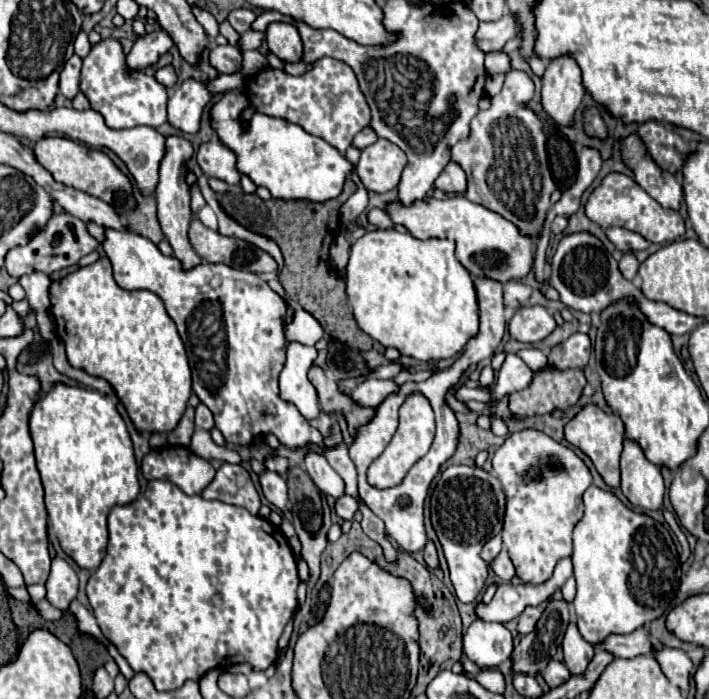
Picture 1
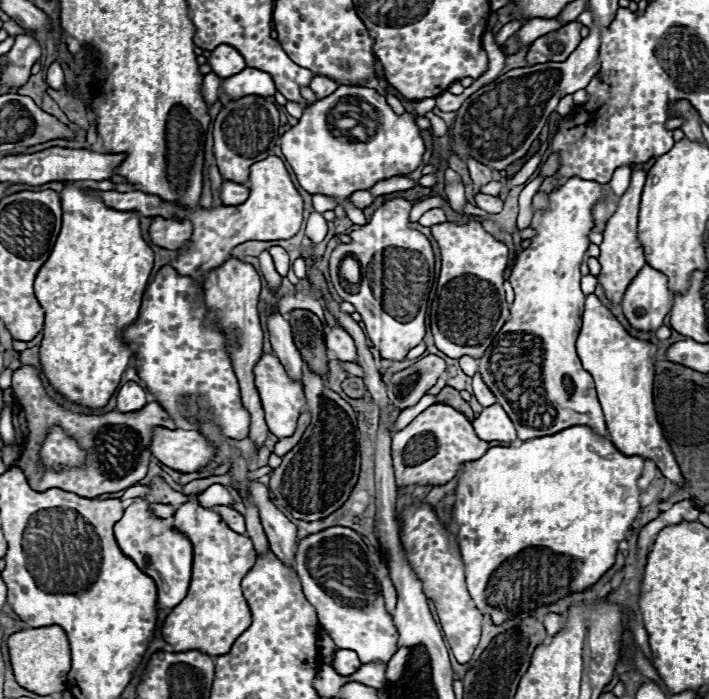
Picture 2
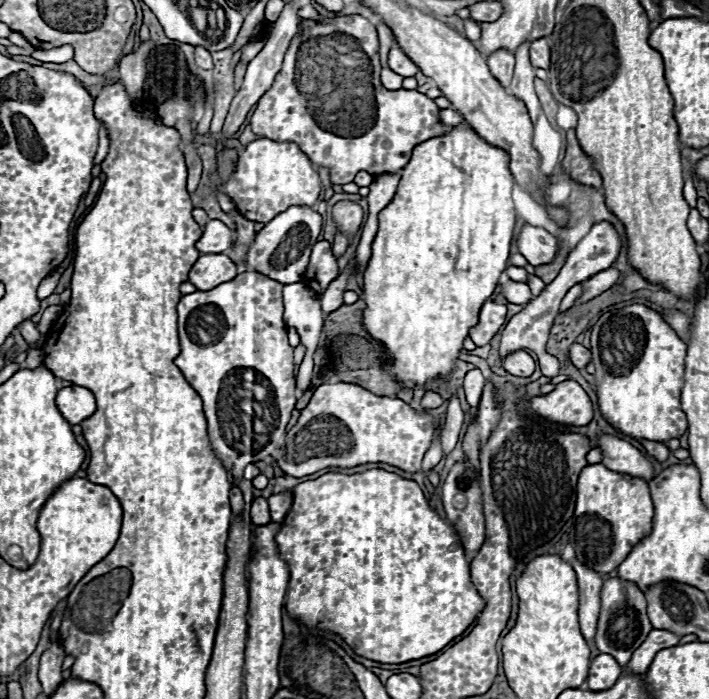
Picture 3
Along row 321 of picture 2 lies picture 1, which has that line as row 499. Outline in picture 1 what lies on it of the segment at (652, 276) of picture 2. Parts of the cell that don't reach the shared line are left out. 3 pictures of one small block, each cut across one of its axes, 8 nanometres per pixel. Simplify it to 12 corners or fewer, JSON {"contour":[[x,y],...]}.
{"contour":[[624,440],[622,492],[632,506],[662,510],[664,480],[642,448]]}

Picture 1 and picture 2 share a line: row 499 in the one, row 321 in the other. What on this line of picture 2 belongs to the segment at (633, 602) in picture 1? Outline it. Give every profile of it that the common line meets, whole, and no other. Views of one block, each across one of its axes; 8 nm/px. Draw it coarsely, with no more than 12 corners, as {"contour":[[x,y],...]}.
{"contour":[[586,296],[578,356],[610,442],[684,484],[654,410],[656,346]]}

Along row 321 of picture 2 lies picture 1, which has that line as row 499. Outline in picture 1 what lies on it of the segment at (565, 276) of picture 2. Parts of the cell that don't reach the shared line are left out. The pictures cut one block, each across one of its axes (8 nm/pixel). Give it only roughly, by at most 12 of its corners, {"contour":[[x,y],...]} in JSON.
{"contour":[[538,430],[492,466],[508,498],[504,548],[542,584],[572,554],[592,474]]}

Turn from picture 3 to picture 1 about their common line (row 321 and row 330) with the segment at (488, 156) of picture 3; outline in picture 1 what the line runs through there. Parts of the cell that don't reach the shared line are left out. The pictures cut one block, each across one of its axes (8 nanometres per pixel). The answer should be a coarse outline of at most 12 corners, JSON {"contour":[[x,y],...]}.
{"contour":[[366,232],[346,292],[382,346],[430,362],[478,334],[452,240]]}

